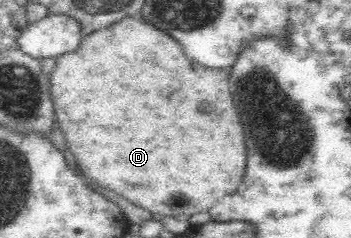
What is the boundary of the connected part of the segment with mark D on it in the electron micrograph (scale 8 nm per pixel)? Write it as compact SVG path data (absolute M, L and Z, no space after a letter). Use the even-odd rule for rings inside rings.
M126 17L115 22L108 28L83 35L80 46L74 52L67 52L55 58L56 65L49 74L49 85L51 98L58 116L58 126L62 128L68 148L76 157L76 163L84 172L84 176L92 180L94 184L114 191L119 197L124 198L137 207L148 210L150 213L157 213L162 216L175 216L188 218L196 212L209 212L212 206L222 196L234 194L236 188L242 182L242 172L246 168L246 148L244 148L244 130L238 118L238 112L234 106L230 106L230 86L228 86L228 74L204 68L190 62L178 42L174 42L168 34L162 34L156 30L154 25L144 22L141 18ZM148 94L156 94L156 106L136 106L136 104L148 104Z

